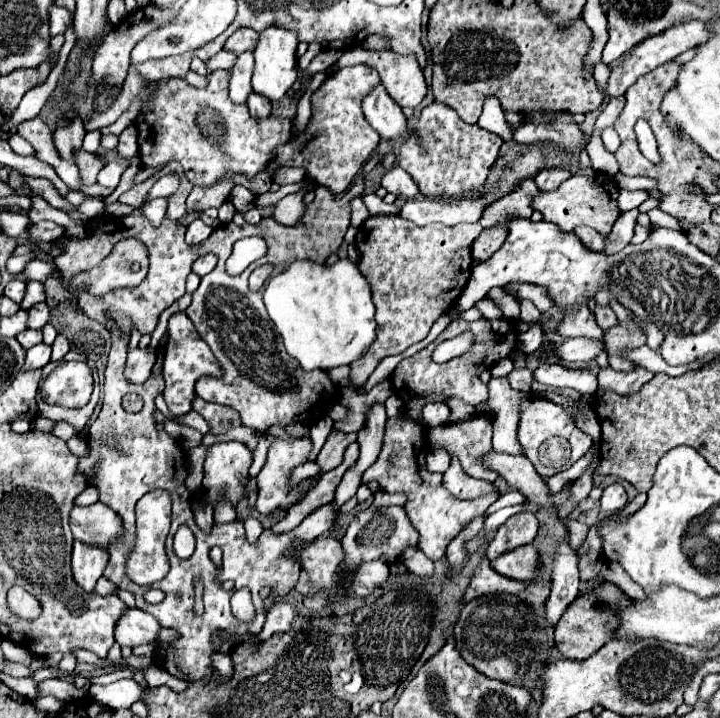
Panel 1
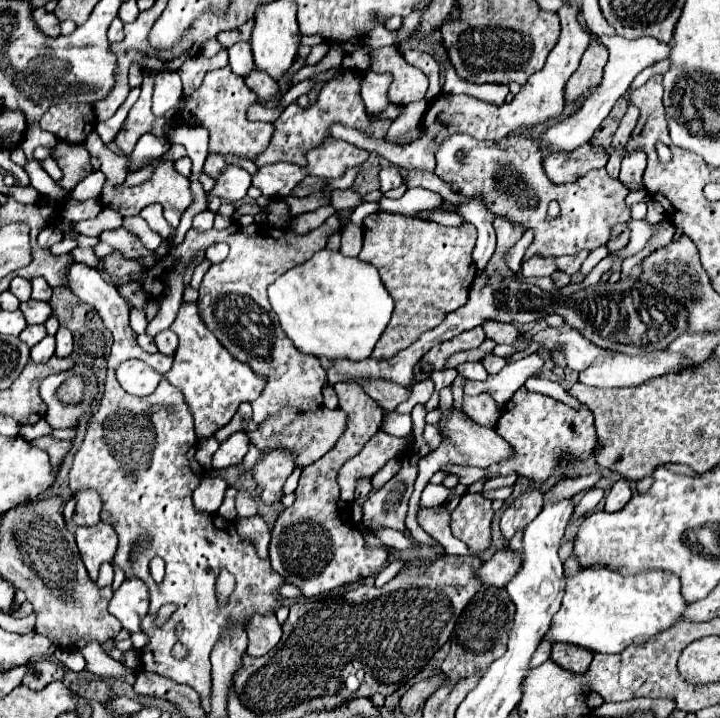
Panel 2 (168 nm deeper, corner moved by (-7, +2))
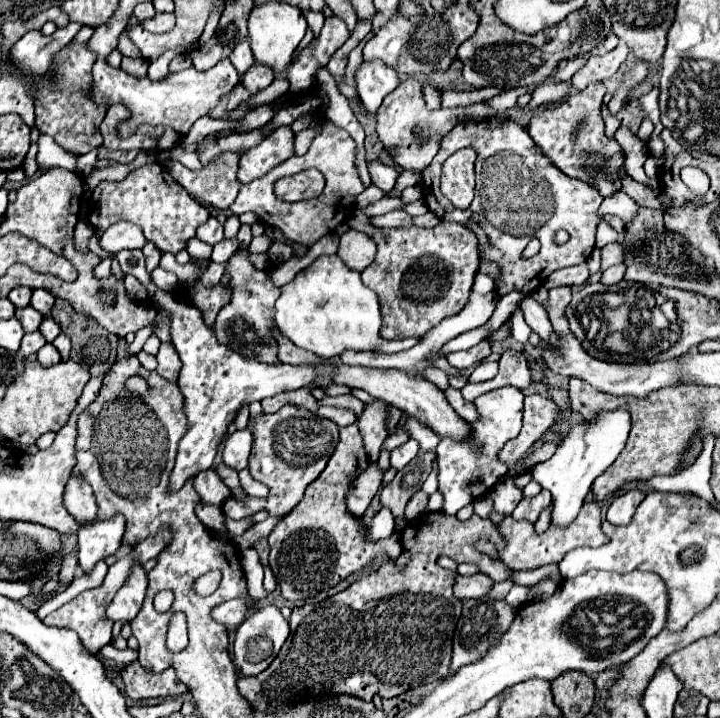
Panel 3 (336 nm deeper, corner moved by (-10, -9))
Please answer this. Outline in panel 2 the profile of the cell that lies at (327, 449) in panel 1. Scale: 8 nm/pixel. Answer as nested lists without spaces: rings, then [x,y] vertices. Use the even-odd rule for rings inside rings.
[[[339,382],[335,384],[335,392],[339,396],[339,408],[347,412],[347,428],[331,452],[327,452],[309,468],[303,468],[299,486],[295,488],[295,502],[291,508],[285,508],[275,520],[269,542],[271,566],[289,584],[295,584],[303,596],[327,594],[329,590],[343,584],[359,582],[359,578],[379,572],[389,558],[387,548],[367,546],[361,530],[349,516],[349,504],[339,498],[337,484],[339,468],[351,460],[351,456],[357,456],[367,440],[379,432],[383,410],[373,398],[363,392],[359,384]]]

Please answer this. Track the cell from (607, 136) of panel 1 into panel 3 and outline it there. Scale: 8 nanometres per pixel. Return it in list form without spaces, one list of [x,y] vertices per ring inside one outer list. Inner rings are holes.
[[[616,191],[612,193],[610,197],[606,197],[600,205],[600,215],[606,215],[606,213],[612,213],[612,215],[618,215],[624,223],[630,223],[636,213],[638,213],[638,205],[634,203],[632,197],[628,197],[624,191]]]

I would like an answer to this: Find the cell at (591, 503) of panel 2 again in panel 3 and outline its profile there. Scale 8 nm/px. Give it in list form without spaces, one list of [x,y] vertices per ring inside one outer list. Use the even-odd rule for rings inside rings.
[[[586,501],[586,503],[582,505],[580,515],[576,517],[576,521],[574,521],[570,527],[566,527],[566,529],[550,527],[550,529],[548,529],[546,533],[542,533],[542,535],[534,533],[534,525],[532,525],[532,523],[526,523],[526,521],[514,523],[514,519],[510,519],[510,515],[508,515],[508,517],[504,517],[502,525],[498,525],[502,537],[506,539],[506,547],[504,547],[500,553],[496,553],[496,549],[494,549],[492,543],[488,543],[488,541],[478,541],[476,547],[478,547],[478,551],[482,551],[482,553],[486,553],[486,555],[490,555],[490,557],[500,557],[512,571],[536,569],[536,567],[542,567],[542,565],[548,565],[548,563],[560,563],[562,557],[564,557],[568,551],[576,549],[576,547],[584,547],[584,545],[588,545],[588,547],[600,547],[600,545],[608,543],[606,535],[604,535],[602,529],[600,529],[600,521],[602,521],[602,519],[600,519],[600,507],[598,507],[594,501]]]

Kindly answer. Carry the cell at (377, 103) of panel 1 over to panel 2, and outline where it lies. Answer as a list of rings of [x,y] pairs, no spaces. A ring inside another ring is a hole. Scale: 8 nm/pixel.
[[[367,70],[363,72],[363,80],[361,80],[361,98],[365,102],[365,108],[369,114],[379,114],[381,110],[385,110],[389,106],[387,100],[387,88],[391,84],[393,76],[391,74],[381,74],[381,72],[373,72]]]

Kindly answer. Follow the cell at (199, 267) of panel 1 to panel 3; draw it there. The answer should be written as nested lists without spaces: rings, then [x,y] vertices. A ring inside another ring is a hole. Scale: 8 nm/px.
[[[222,239],[220,243],[214,245],[214,251],[212,251],[212,261],[214,263],[226,263],[226,259],[230,259],[230,255],[238,249],[238,239]]]

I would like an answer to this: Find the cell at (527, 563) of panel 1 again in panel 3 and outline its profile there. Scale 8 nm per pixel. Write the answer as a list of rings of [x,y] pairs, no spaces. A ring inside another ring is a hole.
[[[476,573],[476,575],[470,575],[470,577],[458,577],[456,579],[456,589],[454,589],[454,595],[458,599],[476,599],[476,597],[484,597],[488,595],[488,591],[492,589],[494,581],[484,575],[484,573]]]

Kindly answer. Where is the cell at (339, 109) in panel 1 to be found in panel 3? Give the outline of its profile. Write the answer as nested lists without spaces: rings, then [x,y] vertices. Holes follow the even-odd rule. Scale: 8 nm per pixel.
[[[278,127],[258,147],[246,151],[240,157],[238,179],[242,183],[250,183],[266,175],[272,167],[280,165],[292,155],[294,155],[294,131],[290,127]]]

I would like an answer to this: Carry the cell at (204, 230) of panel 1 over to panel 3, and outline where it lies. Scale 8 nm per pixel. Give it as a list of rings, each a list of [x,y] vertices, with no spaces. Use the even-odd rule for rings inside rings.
[[[210,217],[206,223],[202,223],[196,231],[196,237],[204,243],[210,243],[210,245],[216,245],[218,241],[224,239],[224,227],[216,221],[216,217]]]

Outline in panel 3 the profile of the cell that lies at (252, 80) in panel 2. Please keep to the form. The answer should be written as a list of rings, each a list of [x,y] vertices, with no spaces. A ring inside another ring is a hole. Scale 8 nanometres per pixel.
[[[254,63],[254,67],[246,71],[246,75],[242,75],[242,85],[248,89],[250,95],[260,93],[272,81],[274,81],[274,71],[270,71],[268,67],[258,67],[258,63]]]

